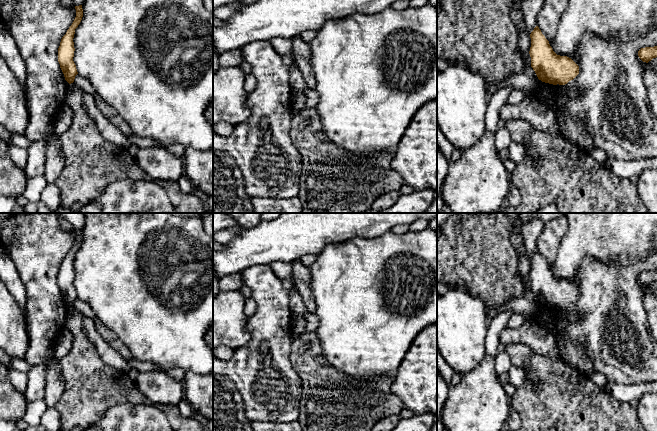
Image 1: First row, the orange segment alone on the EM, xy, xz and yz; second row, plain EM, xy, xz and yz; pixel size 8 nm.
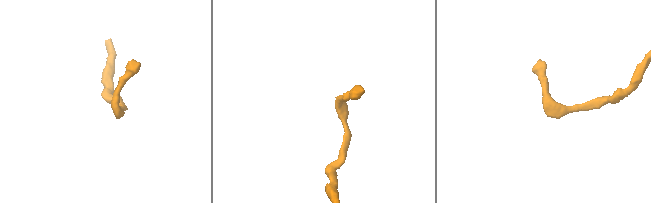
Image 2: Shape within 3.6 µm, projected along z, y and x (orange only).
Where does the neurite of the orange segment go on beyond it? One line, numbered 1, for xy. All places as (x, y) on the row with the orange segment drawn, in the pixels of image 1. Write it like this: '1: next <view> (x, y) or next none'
1: next none

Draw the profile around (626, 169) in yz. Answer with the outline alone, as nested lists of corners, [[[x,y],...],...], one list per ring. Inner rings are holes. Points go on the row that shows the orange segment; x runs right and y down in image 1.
[[[657,157],[639,158],[629,161],[609,159],[605,162],[605,165],[617,176],[631,178],[639,175],[646,169],[657,169]]]

